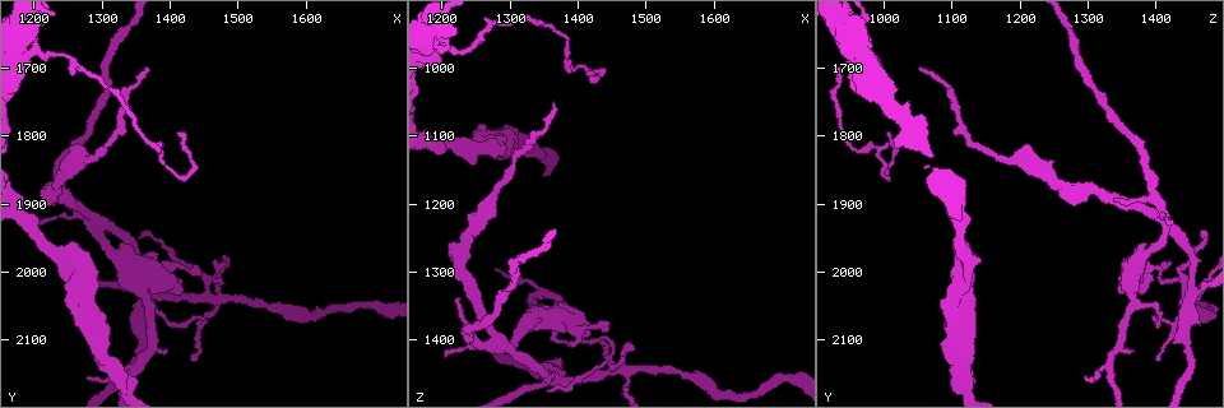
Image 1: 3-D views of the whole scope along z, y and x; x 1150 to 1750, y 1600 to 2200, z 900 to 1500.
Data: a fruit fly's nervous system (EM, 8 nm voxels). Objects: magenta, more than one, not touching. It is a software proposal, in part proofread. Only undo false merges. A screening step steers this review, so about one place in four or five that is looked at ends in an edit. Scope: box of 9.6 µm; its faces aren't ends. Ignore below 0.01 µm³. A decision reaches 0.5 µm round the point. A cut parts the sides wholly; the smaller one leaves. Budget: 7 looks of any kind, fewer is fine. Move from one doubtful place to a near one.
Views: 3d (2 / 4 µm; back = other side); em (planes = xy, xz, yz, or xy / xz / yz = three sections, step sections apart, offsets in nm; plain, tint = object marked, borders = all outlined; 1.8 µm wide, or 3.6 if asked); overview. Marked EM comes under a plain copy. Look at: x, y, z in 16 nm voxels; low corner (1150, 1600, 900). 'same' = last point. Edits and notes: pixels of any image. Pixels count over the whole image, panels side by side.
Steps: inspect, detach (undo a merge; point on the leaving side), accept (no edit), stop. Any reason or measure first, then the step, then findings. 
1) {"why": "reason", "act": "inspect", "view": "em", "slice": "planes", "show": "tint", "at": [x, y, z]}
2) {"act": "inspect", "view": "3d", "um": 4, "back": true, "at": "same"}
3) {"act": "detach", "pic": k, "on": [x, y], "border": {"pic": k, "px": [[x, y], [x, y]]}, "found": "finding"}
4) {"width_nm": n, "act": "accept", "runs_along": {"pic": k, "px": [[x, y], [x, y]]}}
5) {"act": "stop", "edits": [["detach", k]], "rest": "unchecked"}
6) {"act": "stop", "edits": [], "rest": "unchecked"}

{"why": "abrupt turn", "act": "inspect", "view": "em", "slice": "planes", "show": "tint", "at": [1460, 2040, 1445]}

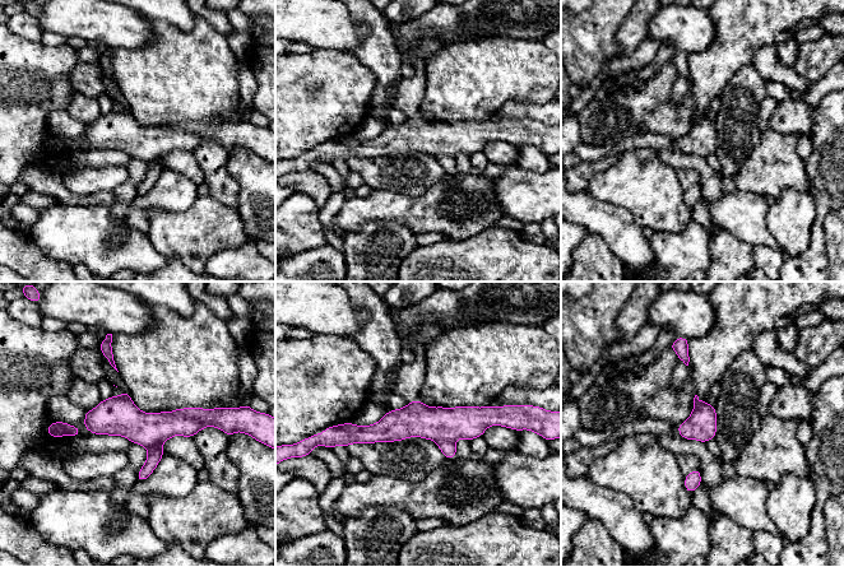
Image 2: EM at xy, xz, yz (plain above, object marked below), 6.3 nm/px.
{"width_nm": 190, "act": "detach", "pic": 2, "on": [416, 419], "border": {"pic": 2, "px": [[454, 440], [435, 441]]}, "found": "a second neuron is stuck on"}

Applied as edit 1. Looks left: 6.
{"why": "small branch off a trunk", "act": "inspect", "view": "em", "slice": "xz", "step": 4, "show": "tint", "at": [1370, 2045, 1380]}

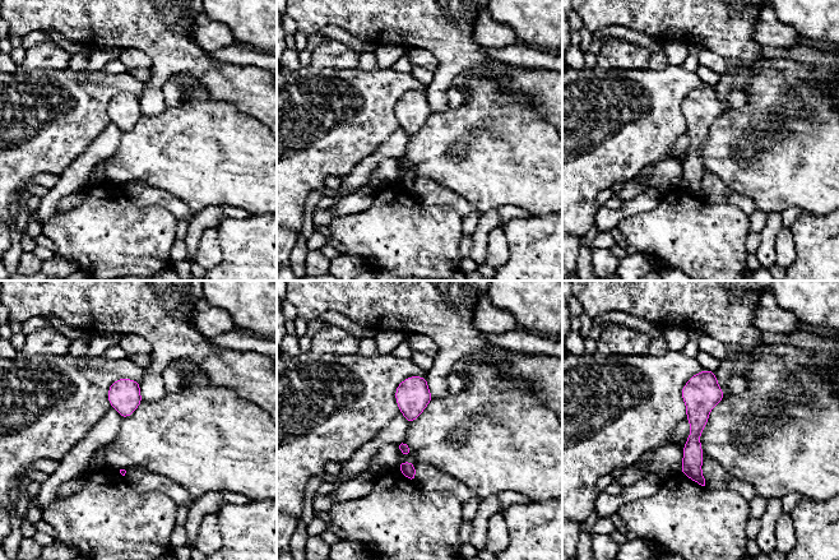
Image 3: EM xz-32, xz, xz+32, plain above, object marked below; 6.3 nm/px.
{"width_nm": 170, "act": "accept", "runs_along": {"pic": 3, "px": [[710, 374], [694, 436], [701, 481]]}, "found": "all the same neuron"}

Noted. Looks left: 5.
{"why": "thick turns thin", "act": "inspect", "view": "3d", "um": 4, "at": [1295, 2090, 1110]}

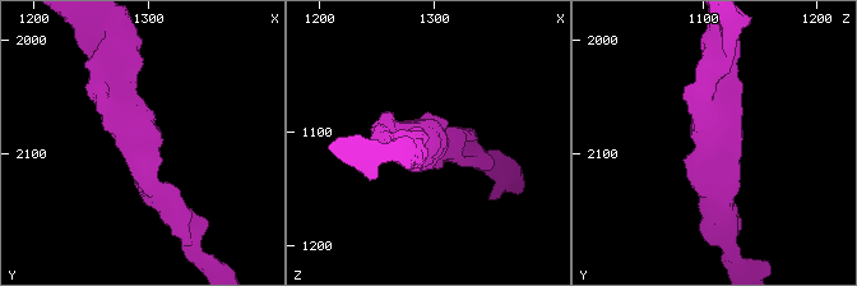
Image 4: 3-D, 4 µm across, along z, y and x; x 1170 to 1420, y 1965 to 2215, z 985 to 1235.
{"act": "inspect", "view": "em", "um": 3.6, "slice": "planes", "show": "borders", "at": [1294, 2088, 1104]}

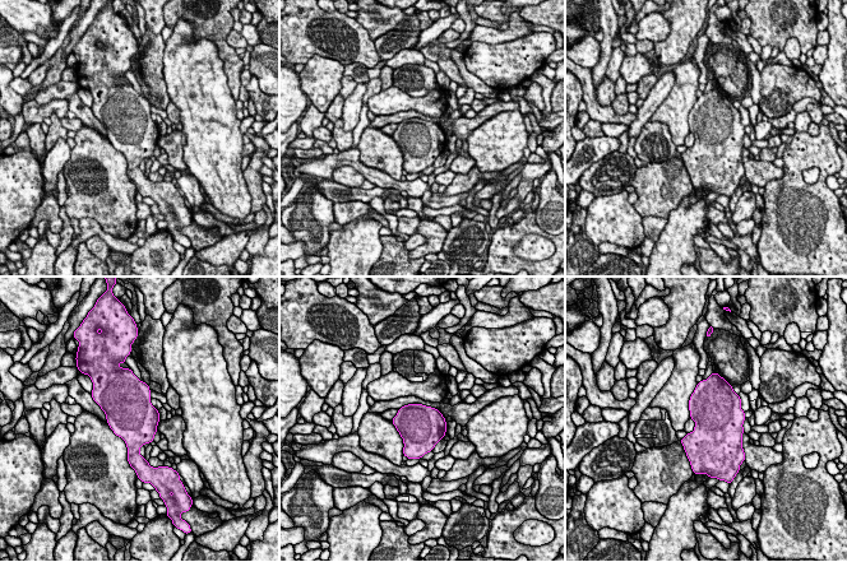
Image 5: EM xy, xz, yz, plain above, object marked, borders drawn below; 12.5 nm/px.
{"width_nm": 550, "act": "accept", "found": "all the same neuron"}

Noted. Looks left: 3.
{"act": "stop", "edits": [["detach", 2]], "rest": "unchecked"}

